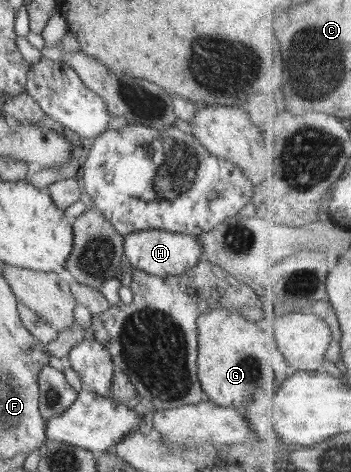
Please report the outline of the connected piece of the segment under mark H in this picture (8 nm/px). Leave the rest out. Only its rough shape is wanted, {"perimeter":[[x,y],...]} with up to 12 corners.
{"perimeter":[[141,230],[123,239],[135,269],[167,280],[197,266],[198,236]]}

